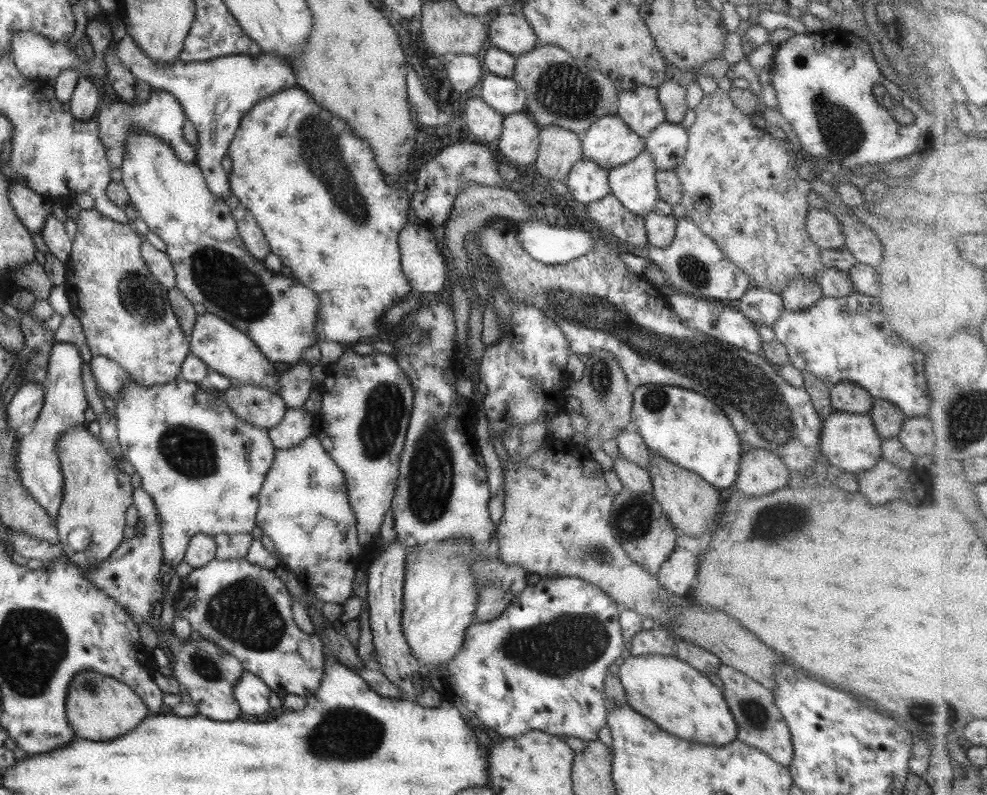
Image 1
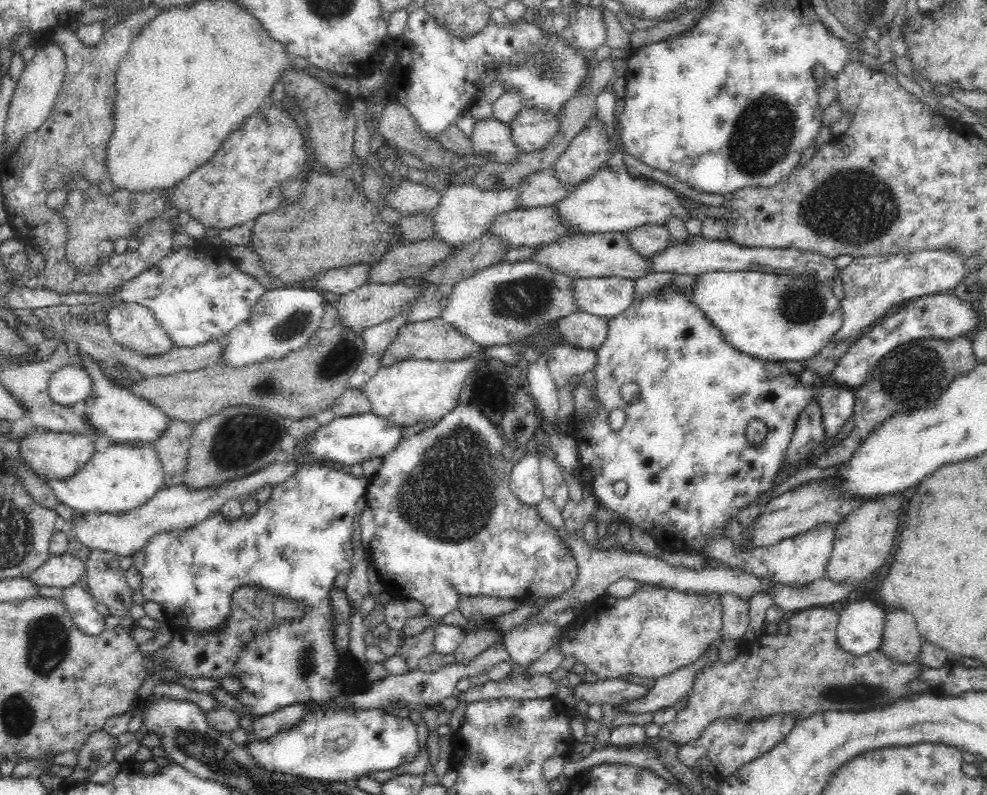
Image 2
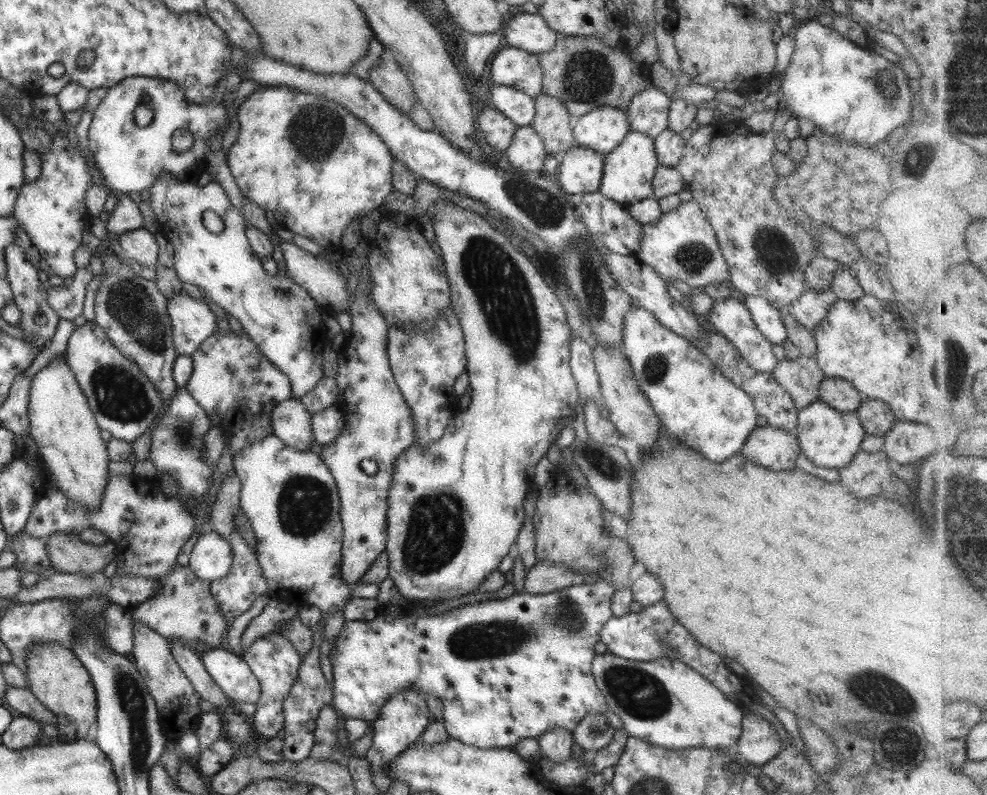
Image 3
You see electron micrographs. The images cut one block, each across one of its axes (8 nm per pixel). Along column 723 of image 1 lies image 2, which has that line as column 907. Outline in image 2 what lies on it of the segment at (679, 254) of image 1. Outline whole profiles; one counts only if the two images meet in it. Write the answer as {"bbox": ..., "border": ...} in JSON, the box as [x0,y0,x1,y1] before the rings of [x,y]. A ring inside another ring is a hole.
{"bbox":[834,251,965,339],"border":[[[921,251],[908,257],[866,256],[856,258],[841,269],[840,279],[845,291],[845,299],[840,300],[844,311],[844,325],[836,332],[834,339],[845,339],[860,334],[862,328],[880,321],[890,308],[900,302],[910,302],[926,295],[946,294],[955,288],[965,276],[965,266],[956,253],[948,251]]]}

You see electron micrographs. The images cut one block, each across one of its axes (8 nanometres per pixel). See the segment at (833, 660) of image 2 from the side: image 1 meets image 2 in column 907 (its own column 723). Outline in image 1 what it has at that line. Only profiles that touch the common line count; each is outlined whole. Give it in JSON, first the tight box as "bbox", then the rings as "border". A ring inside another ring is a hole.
{"bbox":[715,664,792,767],"border":[[[721,664],[715,673],[723,685],[722,696],[736,725],[736,739],[769,756],[775,763],[786,767],[792,758],[792,744],[785,720],[777,710],[772,692],[741,672]]]}

